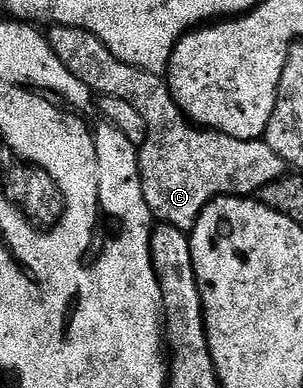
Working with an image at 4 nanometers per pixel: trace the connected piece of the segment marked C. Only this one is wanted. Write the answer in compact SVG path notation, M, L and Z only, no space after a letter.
M58 24L49 27L46 35L48 45L74 78L91 88L93 93L130 102L130 106L142 114L148 127L146 142L138 148L142 193L160 224L169 224L185 234L191 233L196 219L210 201L219 196L255 197L262 186L286 175L284 160L270 150L267 139L239 140L230 138L230 134L193 126L176 105L167 83L157 73L144 72L122 62L94 34Z

